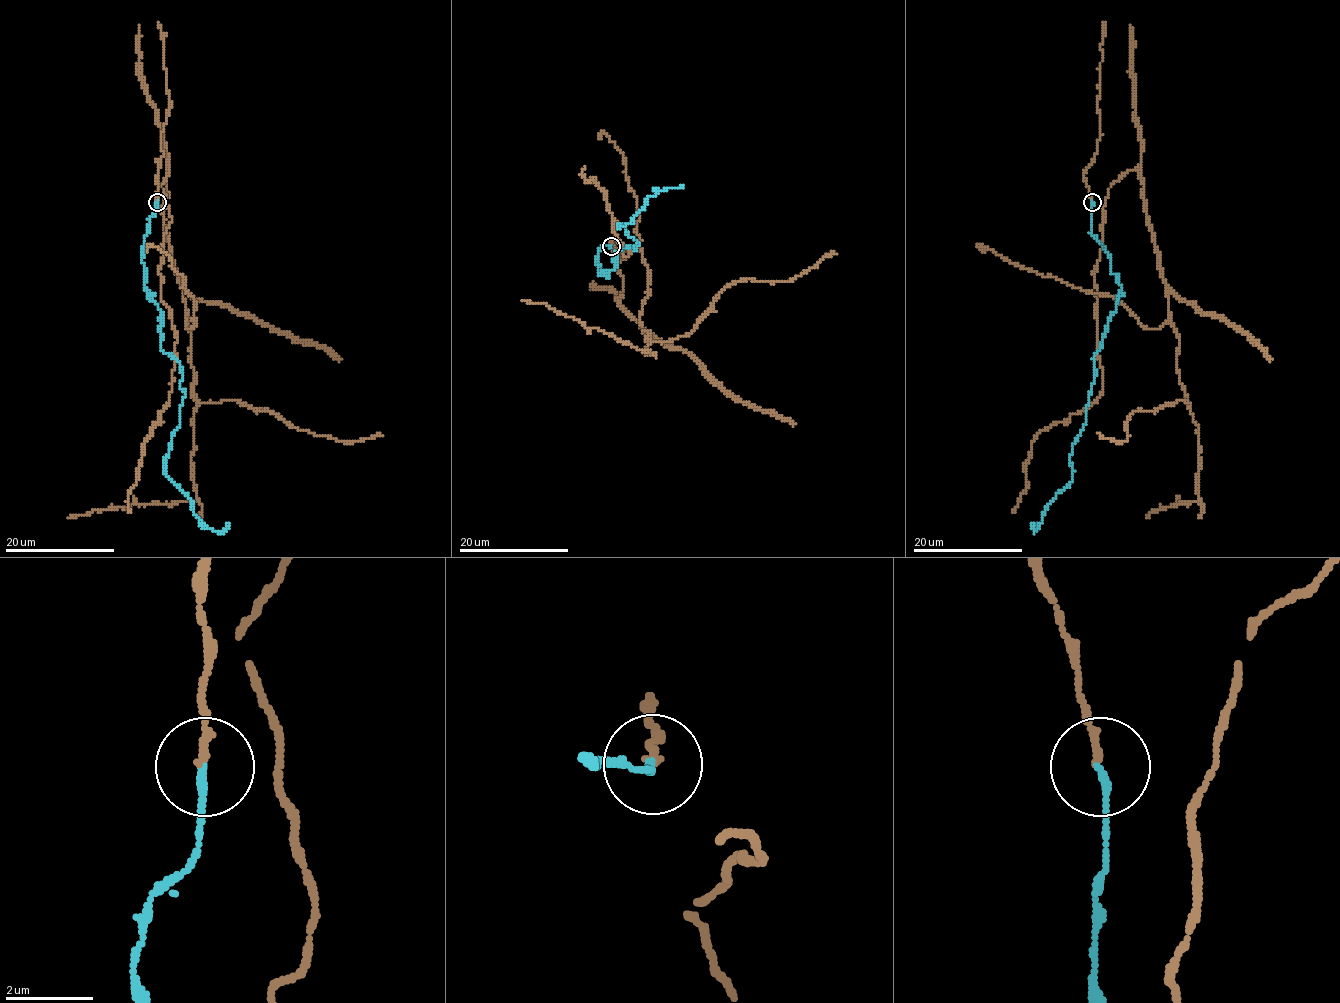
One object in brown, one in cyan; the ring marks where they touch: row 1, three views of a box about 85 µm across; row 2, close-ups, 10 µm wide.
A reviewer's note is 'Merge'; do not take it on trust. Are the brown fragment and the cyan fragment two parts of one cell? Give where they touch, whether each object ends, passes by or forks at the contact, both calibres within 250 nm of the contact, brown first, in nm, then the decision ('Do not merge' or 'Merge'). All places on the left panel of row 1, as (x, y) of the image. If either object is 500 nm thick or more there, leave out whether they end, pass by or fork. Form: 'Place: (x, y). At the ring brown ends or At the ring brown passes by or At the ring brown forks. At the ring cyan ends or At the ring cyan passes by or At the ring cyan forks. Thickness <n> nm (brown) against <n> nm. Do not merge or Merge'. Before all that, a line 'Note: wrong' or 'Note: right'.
Note: right
Place: (157, 202). At the ring brown ends. At the ring cyan ends. Thickness 160 nm (brown) against 180 nm. Merge

